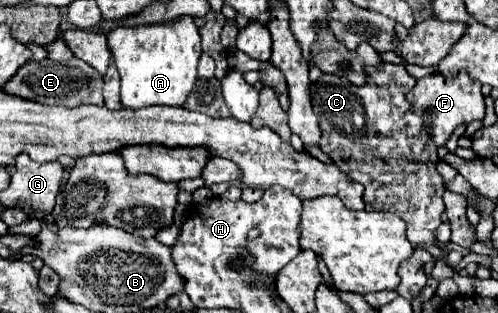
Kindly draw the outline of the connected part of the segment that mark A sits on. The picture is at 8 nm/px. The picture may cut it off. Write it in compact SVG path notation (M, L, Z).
M184 16L180 20L174 20L172 24L144 24L134 28L114 28L108 34L108 44L114 54L116 68L120 72L120 102L122 108L134 110L144 106L178 106L182 108L186 102L186 96L192 92L194 82L198 80L198 60L202 54L200 48L200 34L192 18Z

